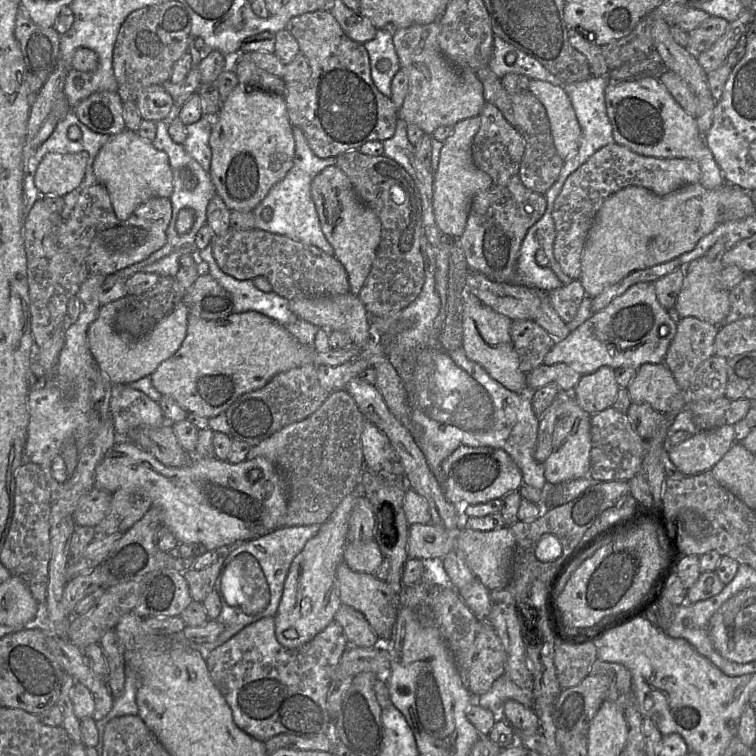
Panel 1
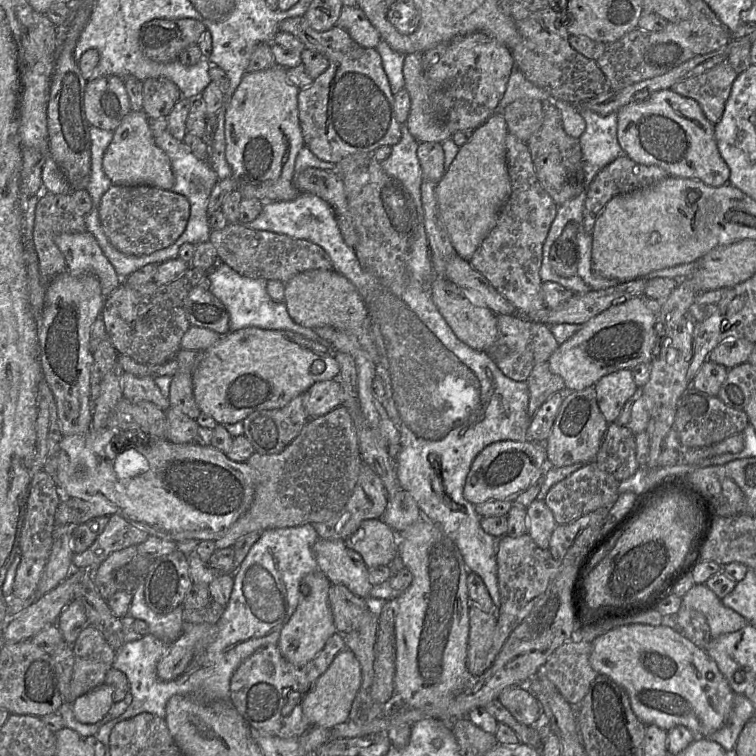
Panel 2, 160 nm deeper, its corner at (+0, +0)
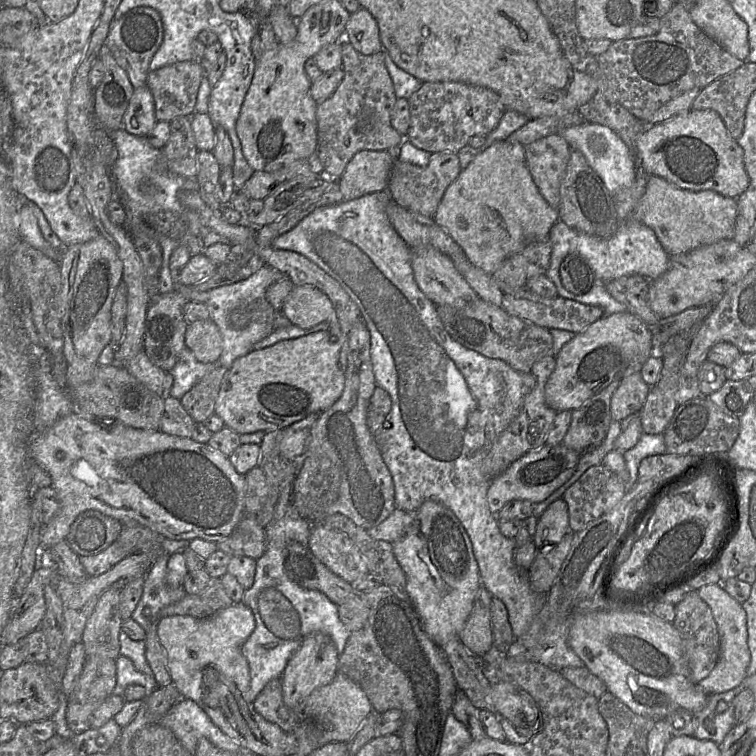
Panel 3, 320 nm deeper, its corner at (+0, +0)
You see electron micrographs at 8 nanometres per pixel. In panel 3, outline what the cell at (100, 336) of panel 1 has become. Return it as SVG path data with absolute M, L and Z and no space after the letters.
M211 319L190 323L185 333L185 346L193 352L198 361L216 362L222 354L221 332Z

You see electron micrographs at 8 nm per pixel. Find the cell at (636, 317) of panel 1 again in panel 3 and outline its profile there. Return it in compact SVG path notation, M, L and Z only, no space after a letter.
M629 311L615 313L611 315L603 315L596 322L589 325L585 330L576 333L572 339L570 339L557 353L555 356L555 368L549 376L545 385L545 401L547 405L556 412L570 410L579 408L584 402L590 399L595 394L599 393L601 390L610 385L614 380L621 380L627 375L636 372L641 369L642 365L655 353L655 348L652 339L651 327L644 323L636 315Z

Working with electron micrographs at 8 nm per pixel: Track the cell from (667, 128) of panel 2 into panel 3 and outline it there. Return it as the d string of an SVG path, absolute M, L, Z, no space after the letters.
M691 109L660 123L647 125L636 141L637 164L642 172L659 176L689 191L712 190L737 199L750 183L744 150L712 109Z

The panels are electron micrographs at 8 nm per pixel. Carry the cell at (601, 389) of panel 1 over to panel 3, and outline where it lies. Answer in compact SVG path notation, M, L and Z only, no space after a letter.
M638 371L622 378L611 397L612 419L621 422L630 414L640 412L650 389L651 387L643 380Z

